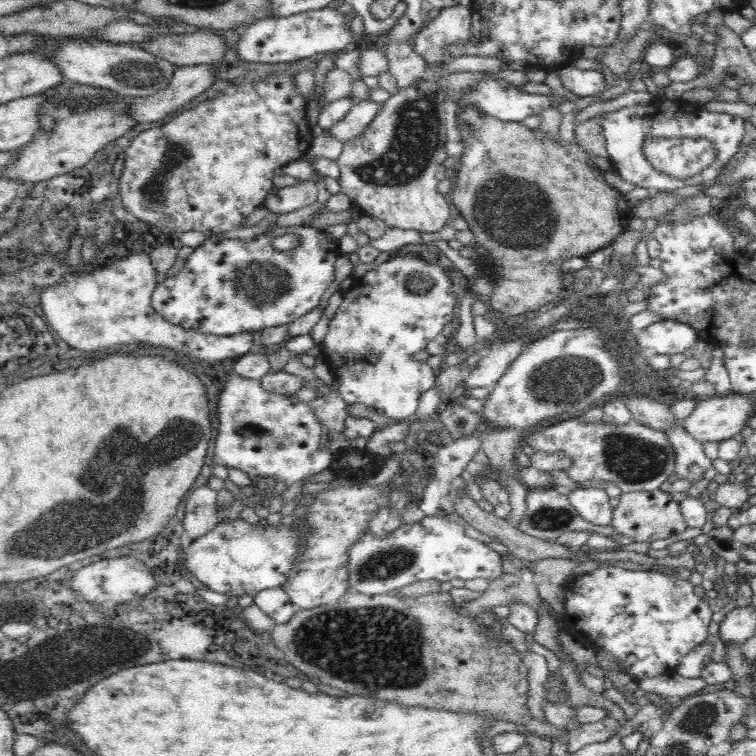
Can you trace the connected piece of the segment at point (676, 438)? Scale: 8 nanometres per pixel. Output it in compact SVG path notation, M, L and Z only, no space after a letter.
M678 420L674 428L668 430L666 435L676 453L677 477L691 480L694 483L700 482L704 472L713 467L713 460L706 457L702 443L690 435Z

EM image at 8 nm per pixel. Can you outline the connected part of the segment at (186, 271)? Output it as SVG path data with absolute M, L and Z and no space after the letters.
M304 225L304 228L296 234L302 240L300 246L288 252L278 252L270 240L266 242L266 233L253 239L224 238L222 234L204 238L204 242L193 249L185 260L184 268L176 276L157 284L151 298L154 310L164 320L186 330L218 336L254 332L294 322L320 304L326 288L334 282L334 263L341 254L338 239L310 225Z

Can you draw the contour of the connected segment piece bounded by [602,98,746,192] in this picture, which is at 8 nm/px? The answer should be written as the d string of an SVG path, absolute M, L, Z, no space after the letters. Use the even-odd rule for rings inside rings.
M654 98L649 105L627 106L620 110L610 111L609 117L602 120L602 128L611 167L618 176L636 187L644 187L653 192L672 192L688 186L696 186L696 184L712 184L725 165L739 152L742 139L746 134L744 123L740 115L710 111L701 104L689 103L681 98L673 100ZM656 138L706 138L717 146L717 162L700 175L677 180L664 172L655 170L644 155L645 141Z

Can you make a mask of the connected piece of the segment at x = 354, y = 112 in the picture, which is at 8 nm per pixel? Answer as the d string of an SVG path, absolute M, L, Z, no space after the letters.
M355 101L355 104L350 108L350 112L341 122L334 124L328 128L330 135L339 139L343 144L359 136L369 124L378 116L378 112L382 110L384 103L373 101Z

